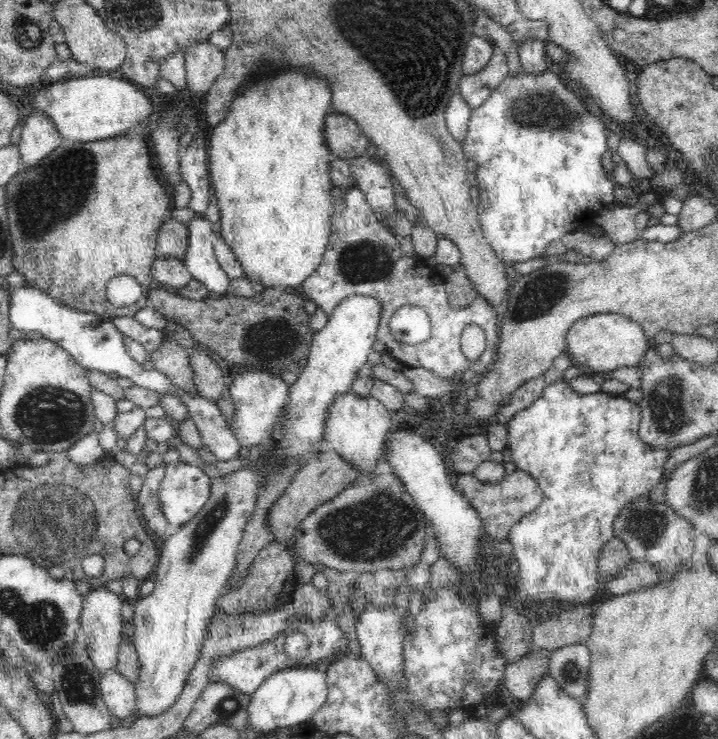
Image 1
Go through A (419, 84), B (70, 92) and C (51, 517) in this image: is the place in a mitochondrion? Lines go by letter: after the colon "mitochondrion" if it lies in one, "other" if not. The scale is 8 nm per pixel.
A: mitochondrion
B: other
C: mitochondrion

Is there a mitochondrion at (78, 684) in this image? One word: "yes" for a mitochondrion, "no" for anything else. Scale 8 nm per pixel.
yes

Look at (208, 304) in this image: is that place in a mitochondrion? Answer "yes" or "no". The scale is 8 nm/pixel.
no

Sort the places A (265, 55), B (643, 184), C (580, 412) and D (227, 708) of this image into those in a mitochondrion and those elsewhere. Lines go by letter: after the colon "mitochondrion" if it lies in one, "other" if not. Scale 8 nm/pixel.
A: mitochondrion
B: other
C: other
D: mitochondrion

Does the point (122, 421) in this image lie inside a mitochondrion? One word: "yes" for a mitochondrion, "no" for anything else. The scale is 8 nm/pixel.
no

